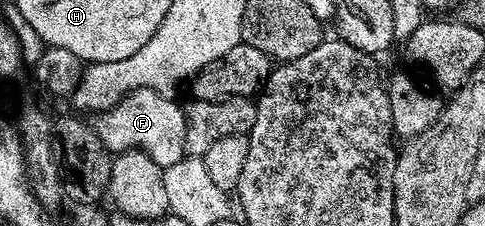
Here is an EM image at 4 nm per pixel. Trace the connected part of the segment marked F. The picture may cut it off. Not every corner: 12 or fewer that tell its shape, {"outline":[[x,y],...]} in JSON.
{"outline":[[135,90],[92,119],[114,156],[186,157],[185,106]]}

